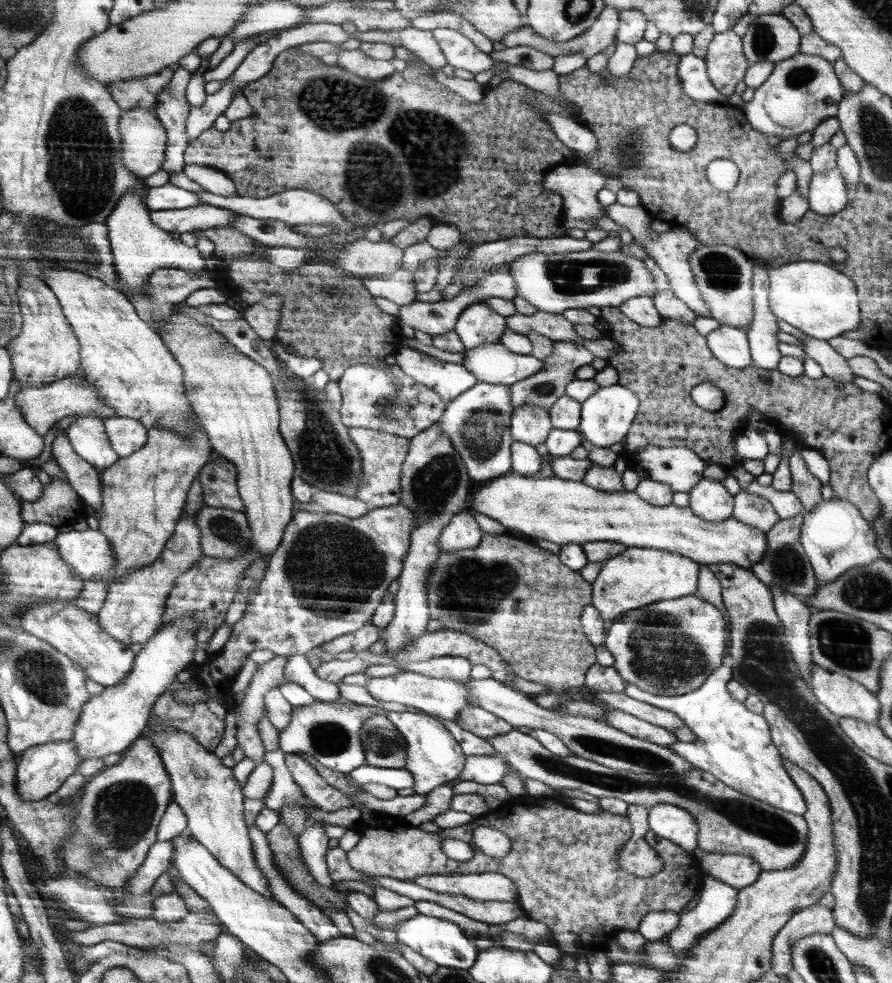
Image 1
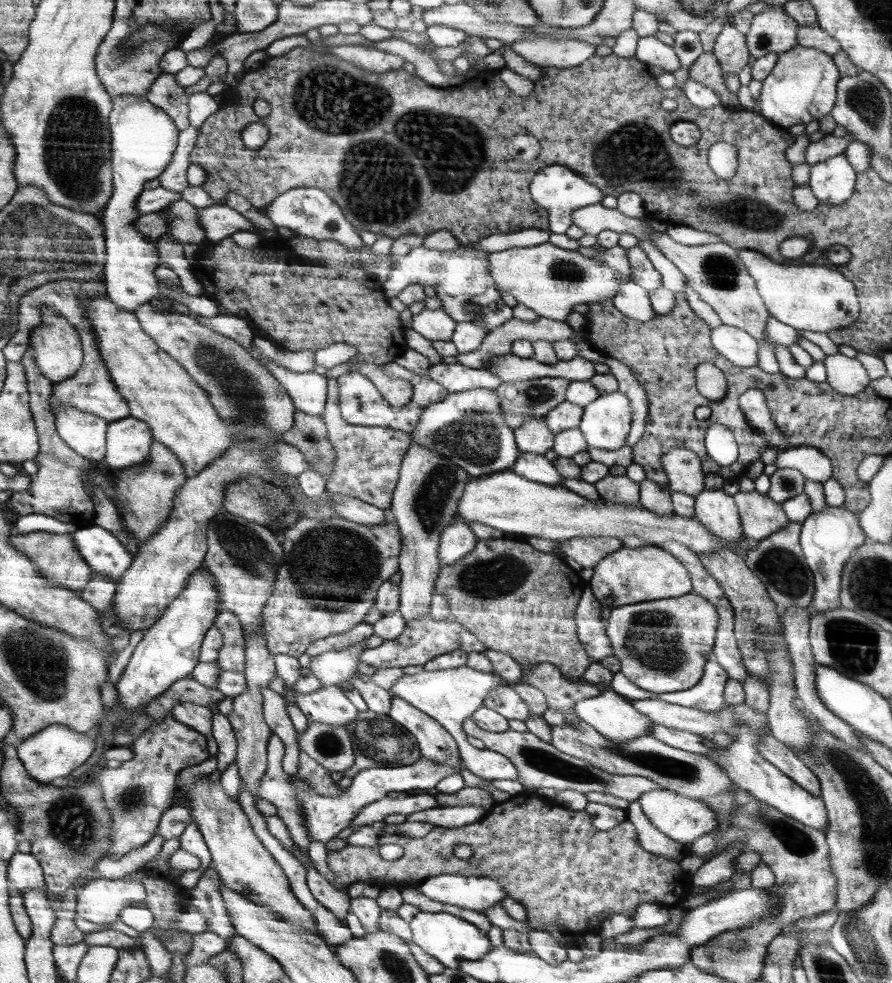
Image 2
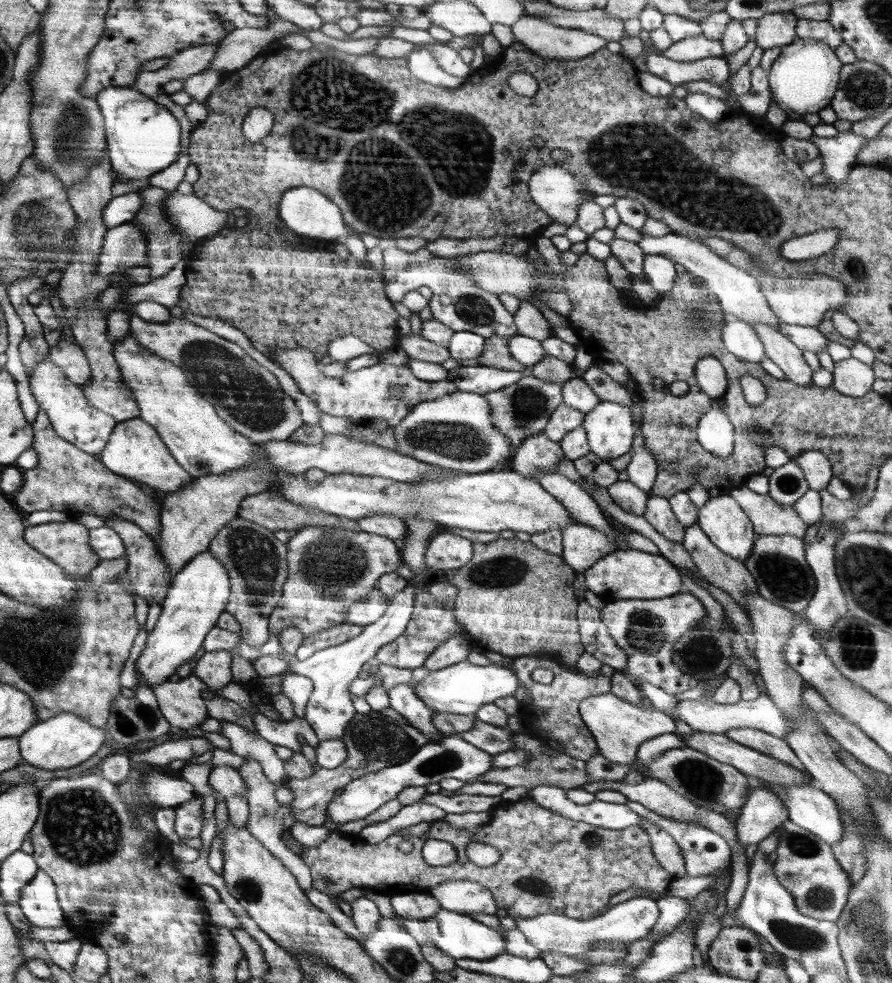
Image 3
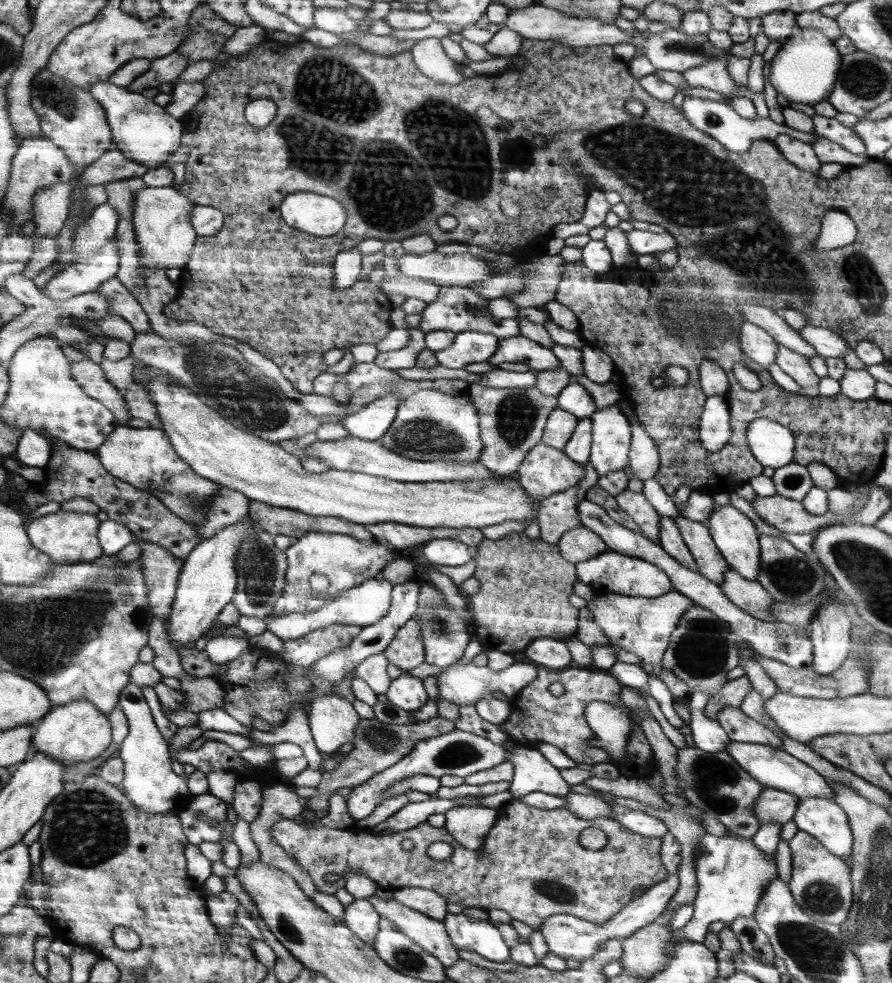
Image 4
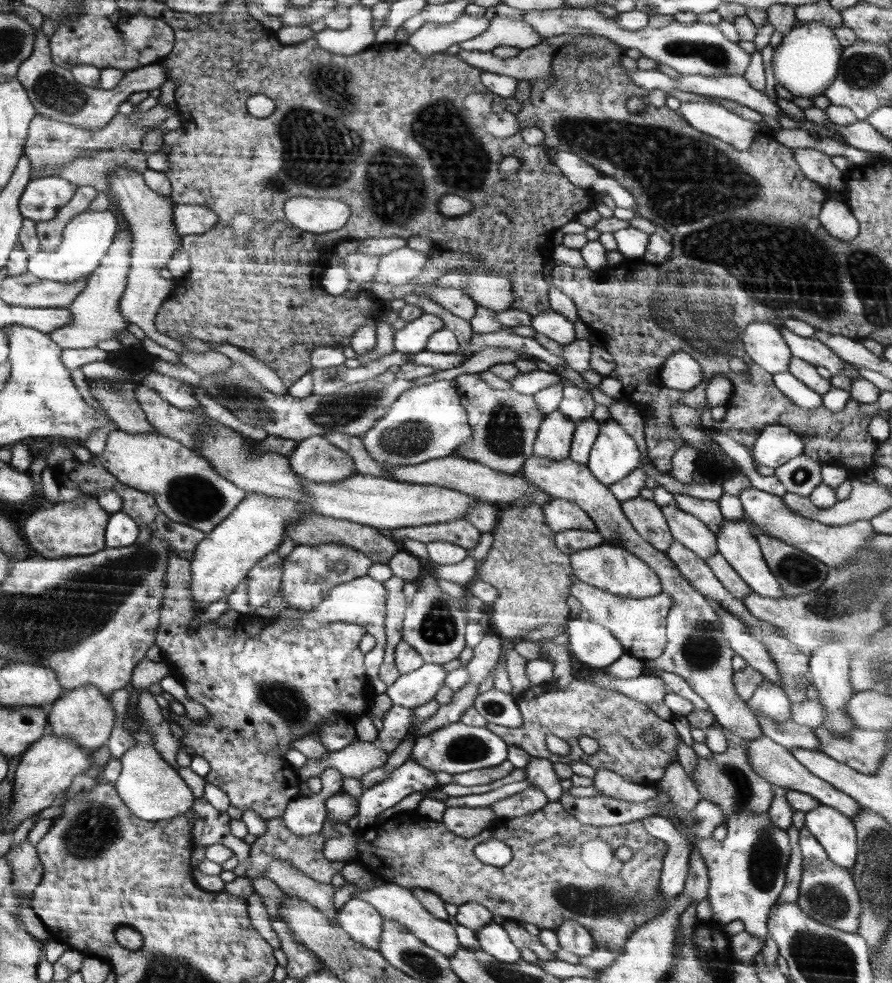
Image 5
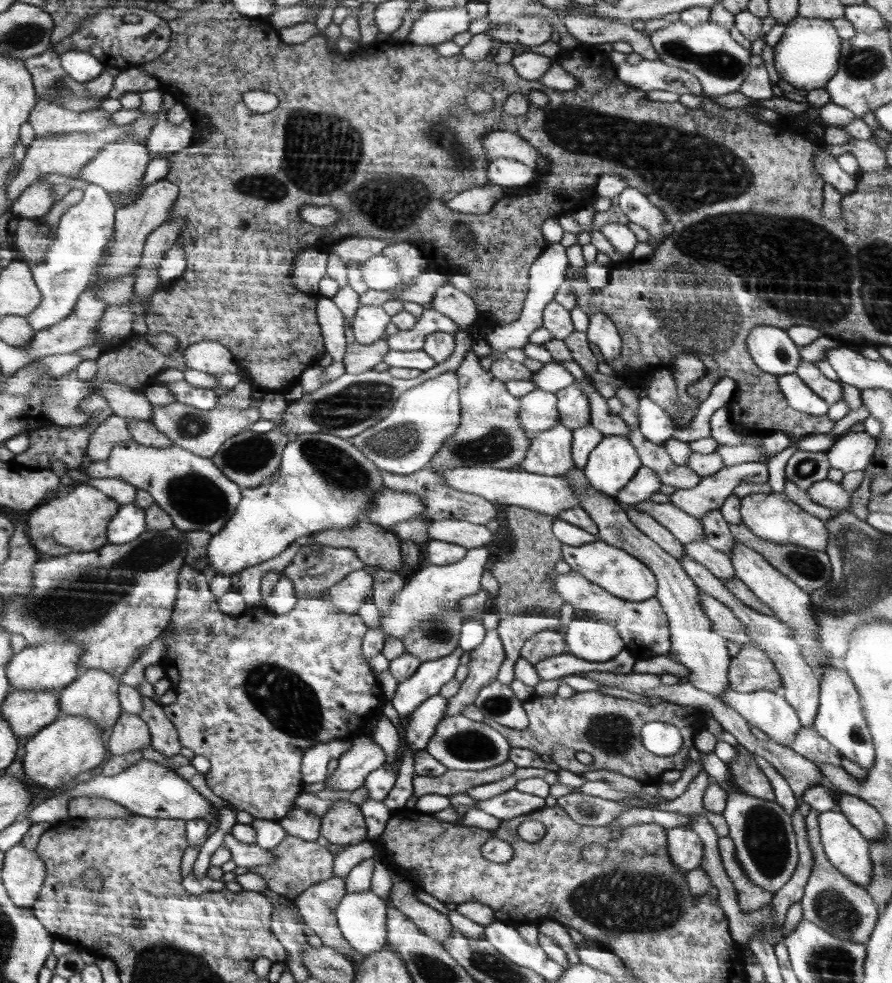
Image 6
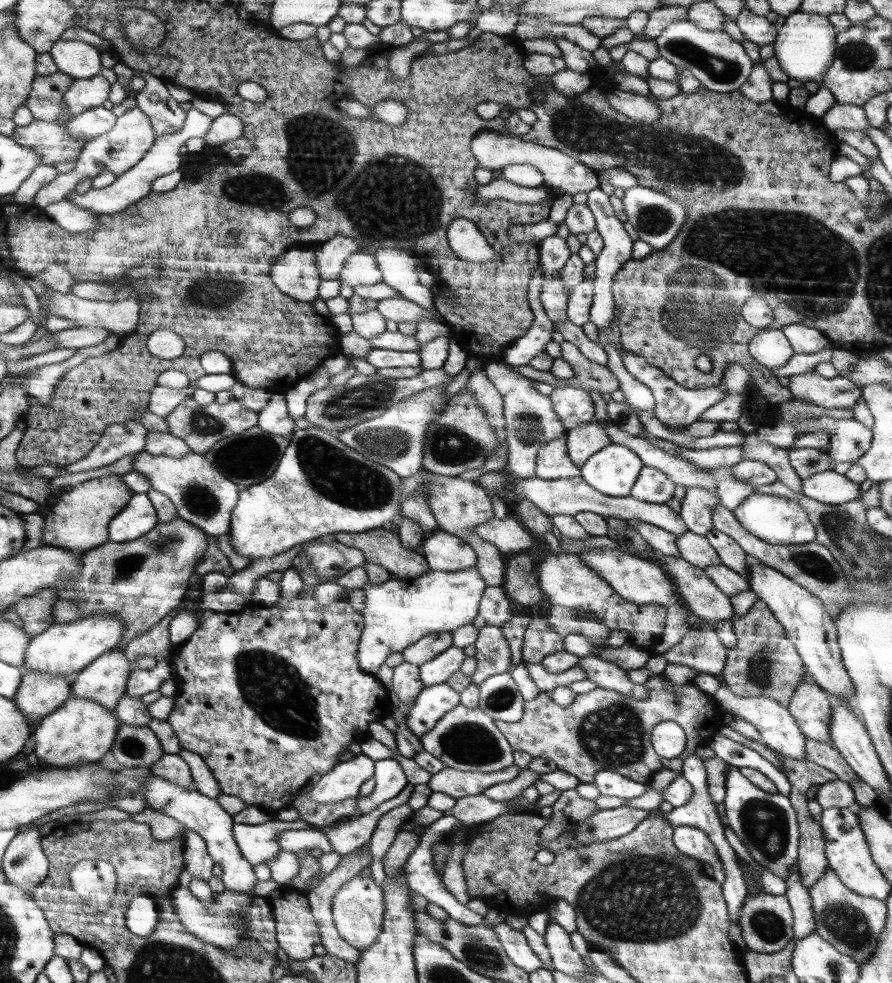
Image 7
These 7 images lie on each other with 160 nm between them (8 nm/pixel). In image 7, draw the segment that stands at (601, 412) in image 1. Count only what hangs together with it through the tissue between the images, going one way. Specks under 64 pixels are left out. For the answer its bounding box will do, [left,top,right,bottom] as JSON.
[581,443,645,496]

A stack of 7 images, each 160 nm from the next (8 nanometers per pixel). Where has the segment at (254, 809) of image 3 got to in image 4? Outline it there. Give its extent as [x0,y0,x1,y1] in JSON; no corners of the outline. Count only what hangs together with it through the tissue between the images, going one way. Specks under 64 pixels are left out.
[249,783,319,898]

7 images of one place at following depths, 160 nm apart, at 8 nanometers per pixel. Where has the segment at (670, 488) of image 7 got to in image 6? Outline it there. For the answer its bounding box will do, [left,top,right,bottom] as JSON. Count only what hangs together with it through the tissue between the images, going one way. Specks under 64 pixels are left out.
[614,466,661,504]

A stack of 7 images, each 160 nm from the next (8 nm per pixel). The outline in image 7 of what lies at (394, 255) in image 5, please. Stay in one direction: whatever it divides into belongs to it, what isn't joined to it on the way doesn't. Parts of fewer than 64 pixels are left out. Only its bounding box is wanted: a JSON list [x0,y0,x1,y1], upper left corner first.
[338,250,383,287]

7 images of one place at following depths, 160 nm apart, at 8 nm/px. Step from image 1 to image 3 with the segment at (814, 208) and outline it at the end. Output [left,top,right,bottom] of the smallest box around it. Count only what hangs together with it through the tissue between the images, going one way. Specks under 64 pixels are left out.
[810,132,873,186]

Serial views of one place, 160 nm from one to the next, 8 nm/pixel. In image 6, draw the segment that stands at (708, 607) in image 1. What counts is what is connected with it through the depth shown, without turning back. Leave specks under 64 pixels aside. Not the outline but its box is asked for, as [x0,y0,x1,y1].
[554,570,673,661]

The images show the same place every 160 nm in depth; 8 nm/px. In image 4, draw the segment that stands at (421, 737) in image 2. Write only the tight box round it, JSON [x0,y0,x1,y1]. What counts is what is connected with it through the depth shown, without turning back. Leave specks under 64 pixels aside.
[385,672,429,711]

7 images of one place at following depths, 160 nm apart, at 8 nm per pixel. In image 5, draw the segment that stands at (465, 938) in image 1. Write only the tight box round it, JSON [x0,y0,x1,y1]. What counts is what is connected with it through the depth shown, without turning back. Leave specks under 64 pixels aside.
[475,922,521,962]

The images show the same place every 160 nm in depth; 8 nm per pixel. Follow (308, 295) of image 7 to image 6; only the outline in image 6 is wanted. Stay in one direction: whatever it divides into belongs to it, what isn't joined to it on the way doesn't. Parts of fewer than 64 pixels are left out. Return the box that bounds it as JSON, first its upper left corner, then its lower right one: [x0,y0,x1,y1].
[291,250,328,294]

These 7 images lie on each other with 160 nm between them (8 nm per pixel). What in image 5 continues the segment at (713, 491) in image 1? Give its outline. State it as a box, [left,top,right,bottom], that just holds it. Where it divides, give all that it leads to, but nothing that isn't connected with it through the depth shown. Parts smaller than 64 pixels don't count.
[716,520,788,599]

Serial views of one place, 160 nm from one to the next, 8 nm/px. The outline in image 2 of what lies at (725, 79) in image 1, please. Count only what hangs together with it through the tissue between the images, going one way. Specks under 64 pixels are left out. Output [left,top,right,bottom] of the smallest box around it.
[712,22,751,78]

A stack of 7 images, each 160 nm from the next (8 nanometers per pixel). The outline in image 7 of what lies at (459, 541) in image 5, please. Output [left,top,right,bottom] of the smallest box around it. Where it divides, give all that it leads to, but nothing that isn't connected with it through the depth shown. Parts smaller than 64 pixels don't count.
[474,513,538,555]

